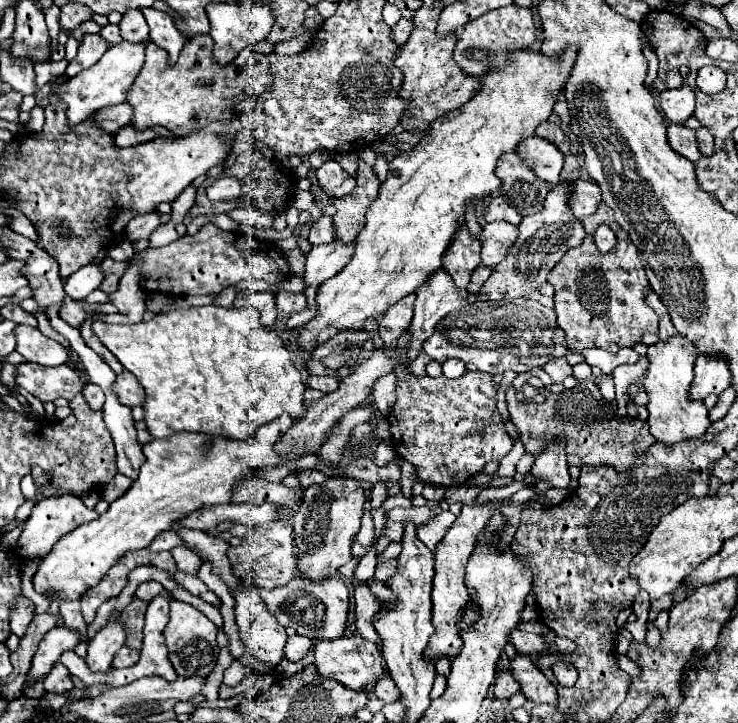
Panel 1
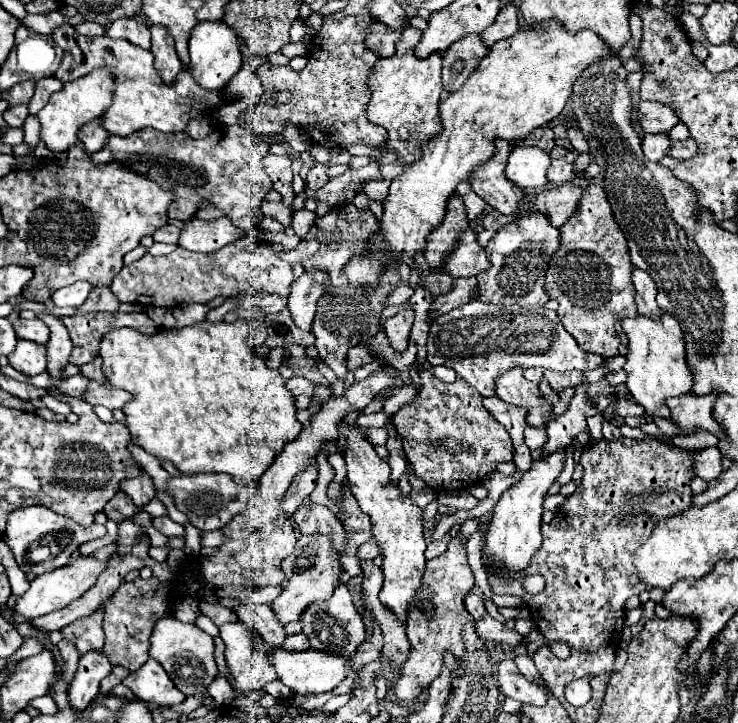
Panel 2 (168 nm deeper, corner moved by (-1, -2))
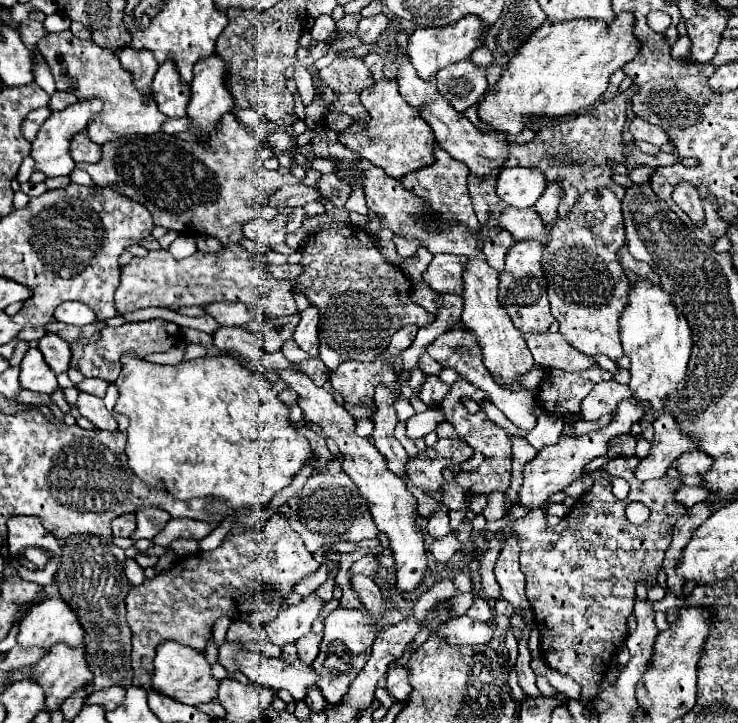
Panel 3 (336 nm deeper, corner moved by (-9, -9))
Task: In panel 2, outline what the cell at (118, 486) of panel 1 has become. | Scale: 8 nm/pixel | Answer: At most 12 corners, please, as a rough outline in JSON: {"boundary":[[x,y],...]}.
{"boundary":[[122,491],[104,507],[106,517],[122,523],[140,509]]}

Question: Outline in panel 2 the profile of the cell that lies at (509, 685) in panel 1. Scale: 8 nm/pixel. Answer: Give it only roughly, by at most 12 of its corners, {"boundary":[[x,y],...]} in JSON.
{"boundary":[[512,659],[498,665],[498,685],[506,697],[542,707],[546,689],[530,683]]}

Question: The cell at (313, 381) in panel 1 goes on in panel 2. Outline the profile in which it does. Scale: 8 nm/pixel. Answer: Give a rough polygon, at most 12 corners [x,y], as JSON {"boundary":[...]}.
{"boundary":[[304,377],[286,381],[298,409],[306,409],[314,395],[314,383]]}

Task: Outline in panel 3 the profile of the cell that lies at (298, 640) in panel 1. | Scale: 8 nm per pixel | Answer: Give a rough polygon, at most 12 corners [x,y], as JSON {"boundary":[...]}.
{"boundary":[[306,634],[296,642],[298,658],[312,664],[318,656],[320,634]]}

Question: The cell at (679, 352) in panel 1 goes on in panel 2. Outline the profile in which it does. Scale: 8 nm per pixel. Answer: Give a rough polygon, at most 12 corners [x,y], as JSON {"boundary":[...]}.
{"boundary":[[668,311],[622,321],[628,389],[646,415],[686,395],[692,371]]}

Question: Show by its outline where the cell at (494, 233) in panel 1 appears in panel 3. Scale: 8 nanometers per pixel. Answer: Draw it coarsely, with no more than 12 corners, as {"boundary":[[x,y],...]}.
{"boundary":[[436,254],[424,282],[436,292],[464,292],[468,256]]}

